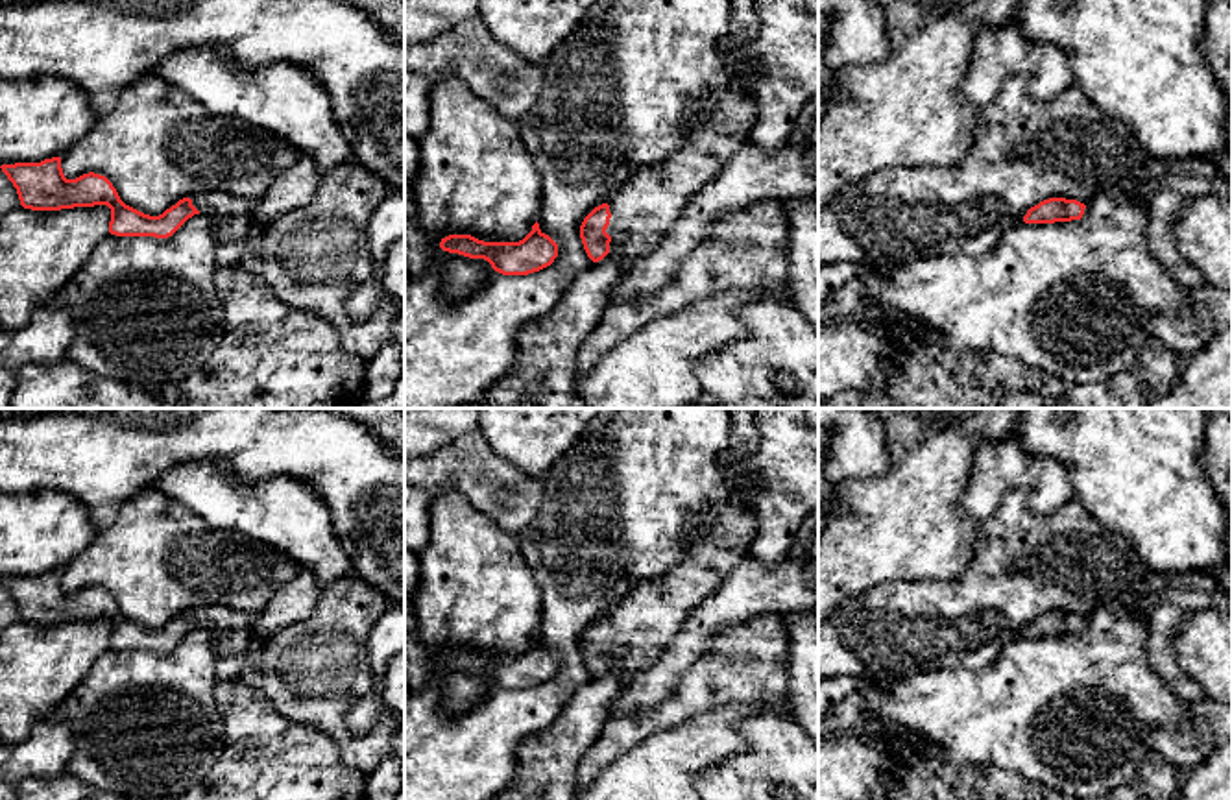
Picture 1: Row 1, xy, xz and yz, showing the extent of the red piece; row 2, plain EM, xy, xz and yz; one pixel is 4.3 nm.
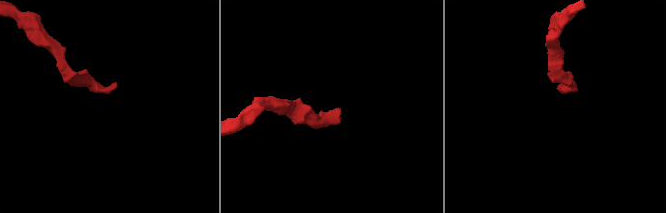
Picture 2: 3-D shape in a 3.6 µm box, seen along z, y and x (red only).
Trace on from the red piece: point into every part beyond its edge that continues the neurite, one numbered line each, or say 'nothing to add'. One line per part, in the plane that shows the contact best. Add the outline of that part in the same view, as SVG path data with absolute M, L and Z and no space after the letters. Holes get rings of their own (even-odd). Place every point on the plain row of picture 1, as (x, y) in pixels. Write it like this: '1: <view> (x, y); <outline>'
1: xz (645, 623); M728 408L731 429L719 467L728 493L689 525L685 556L661 578L639 584L610 615L610 667L622 687L650 669L685 626L689 613L748 558L754 514L733 488L731 466L755 451L755 408Z

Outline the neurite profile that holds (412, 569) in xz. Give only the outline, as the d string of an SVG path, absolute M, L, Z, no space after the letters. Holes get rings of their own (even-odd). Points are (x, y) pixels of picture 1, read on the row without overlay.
M405 551L405 593L412 595L417 588L421 575L419 554L414 551Z

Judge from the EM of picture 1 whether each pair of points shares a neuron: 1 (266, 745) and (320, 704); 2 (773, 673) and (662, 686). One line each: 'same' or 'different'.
1: different
2: different

